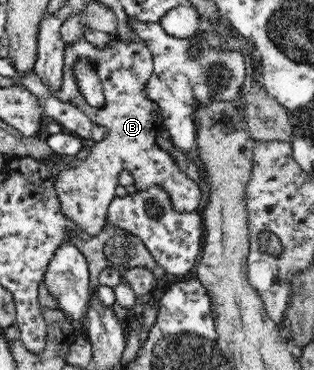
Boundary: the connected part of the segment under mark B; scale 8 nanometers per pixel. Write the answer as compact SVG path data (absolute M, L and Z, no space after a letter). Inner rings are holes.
M117 31L111 33L110 37L111 37L111 41L109 41L109 47L103 47L103 49L93 46L91 43L87 42L84 38L79 39L79 41L75 41L75 43L73 43L73 47L72 45L67 45L64 51L65 61L64 61L64 66L63 66L64 70L63 70L62 84L58 92L54 91L53 93L51 93L55 98L57 98L59 101L62 101L63 103L73 104L75 107L81 108L84 111L84 114L87 115L87 117L89 117L89 119L94 123L95 127L103 126L104 128L108 130L107 135L102 140L92 143L91 151L89 152L89 155L81 163L79 163L77 167L67 168L61 171L61 173L57 175L57 179L55 179L55 192L57 192L57 196L59 196L59 206L61 206L61 210L63 210L63 213L65 213L65 217L75 222L75 226L77 226L77 231L79 233L79 238L84 238L84 239L90 239L91 237L96 237L97 235L99 235L99 232L105 227L106 213L107 213L109 204L111 203L111 200L113 198L117 197L115 195L115 189L117 189L119 173L121 173L121 171L125 171L125 169L133 176L133 179L134 179L134 183L133 183L131 190L147 191L147 189L149 189L151 185L160 185L161 187L164 187L165 191L169 192L169 195L171 195L172 206L175 207L177 211L183 212L183 211L193 211L195 209L198 209L197 207L199 207L199 201L203 199L204 187L201 184L197 183L196 181L189 179L180 170L180 167L176 164L174 159L172 159L172 157L168 153L165 153L156 144L156 137L159 135L161 129L164 129L164 124L162 121L163 117L161 117L160 115L161 111L159 109L159 106L154 101L147 99L146 95L144 94L145 84L147 83L147 80L149 79L149 77L151 77L151 74L153 73L153 70L154 70L152 53L149 52L149 49L147 49L147 46L145 46L144 43L141 41L131 41L131 43L126 43L126 41L124 41L123 39L120 39ZM79 58L88 58L90 61L94 63L96 71L101 79L104 98L106 101L103 107L96 108L96 107L93 107L92 105L89 105L85 101L85 98L82 96L82 93L79 92L77 82L75 81L75 76L73 76L73 65Z

